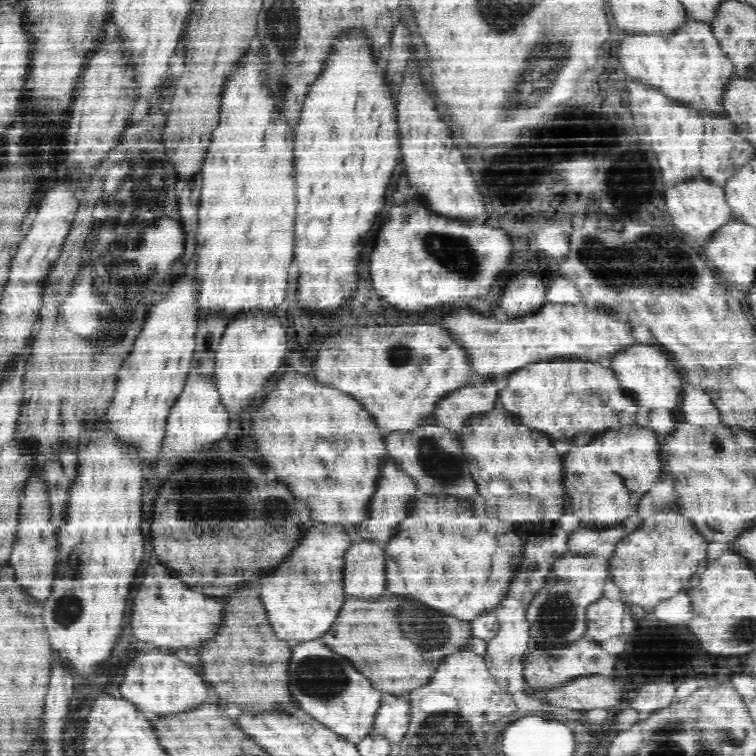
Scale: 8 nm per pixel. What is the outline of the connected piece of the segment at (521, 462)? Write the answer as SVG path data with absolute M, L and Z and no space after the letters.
M494 409L488 414L484 414L482 416L478 416L478 420L472 421L471 425L468 425L468 428L464 428L462 436L458 434L460 438L464 440L463 445L468 446L466 448L466 453L470 456L471 459L471 472L472 476L476 478L479 483L479 491L482 496L488 500L488 514L490 514L490 518L496 518L496 520L502 521L504 525L514 524L515 522L522 522L524 524L524 520L530 520L532 518L532 512L540 512L542 510L542 514L540 516L544 516L544 520L558 520L564 512L566 512L566 500L568 497L570 499L570 494L567 493L567 481L566 481L566 463L564 460L564 456L556 454L556 450L554 450L554 446L552 446L552 440L548 440L548 436L546 434L542 434L542 432L538 432L538 430L530 430L528 426L522 423L518 423L516 420L512 420L510 416L508 416L508 412L498 412L498 410Z

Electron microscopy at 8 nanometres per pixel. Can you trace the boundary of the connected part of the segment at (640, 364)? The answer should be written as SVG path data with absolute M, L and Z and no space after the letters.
M638 344L632 350L628 350L628 354L620 354L620 358L614 358L612 360L612 370L616 372L616 376L620 378L620 384L626 390L636 392L636 394L631 394L631 397L636 402L640 402L640 406L670 408L670 410L676 410L678 406L682 408L684 382L682 382L680 370L672 364L668 354L660 352L658 348Z

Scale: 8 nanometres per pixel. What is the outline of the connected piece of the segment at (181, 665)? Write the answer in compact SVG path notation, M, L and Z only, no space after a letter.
M158 650L132 660L120 690L122 698L132 700L142 712L154 712L162 716L190 712L208 700L208 686L202 680L202 676L194 672L186 662L178 660L176 656Z

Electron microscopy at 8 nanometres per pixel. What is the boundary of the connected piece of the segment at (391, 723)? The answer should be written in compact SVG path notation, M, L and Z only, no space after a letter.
M386 696L378 709L373 730L384 734L390 743L400 743L411 721L410 704L396 696Z

